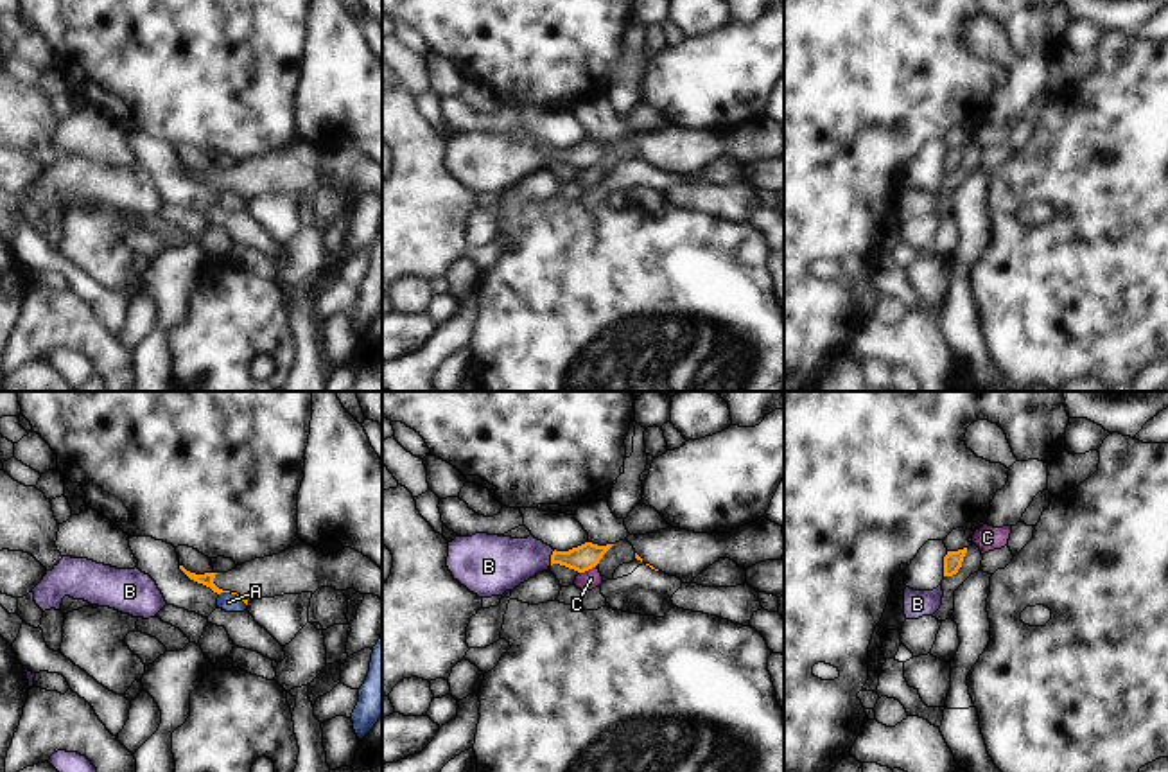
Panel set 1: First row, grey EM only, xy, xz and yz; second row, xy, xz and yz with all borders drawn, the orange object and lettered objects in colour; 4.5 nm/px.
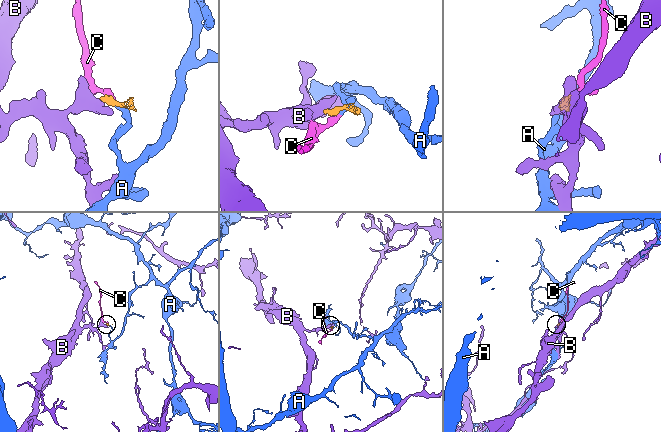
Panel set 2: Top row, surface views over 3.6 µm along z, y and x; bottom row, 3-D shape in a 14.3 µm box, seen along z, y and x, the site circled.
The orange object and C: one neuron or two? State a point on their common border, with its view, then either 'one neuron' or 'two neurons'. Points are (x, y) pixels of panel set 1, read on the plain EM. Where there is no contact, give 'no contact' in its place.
contact xz (587, 167); two neurons

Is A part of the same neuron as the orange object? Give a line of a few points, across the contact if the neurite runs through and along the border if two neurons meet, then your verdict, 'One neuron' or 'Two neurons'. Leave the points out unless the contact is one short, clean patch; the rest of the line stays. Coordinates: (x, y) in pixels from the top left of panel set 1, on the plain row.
Line: xy (219, 191), (234, 191), (246, 203). Two neurons.

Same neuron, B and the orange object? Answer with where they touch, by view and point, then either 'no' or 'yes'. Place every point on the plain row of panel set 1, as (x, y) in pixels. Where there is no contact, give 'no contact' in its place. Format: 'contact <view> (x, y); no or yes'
contact xz (551, 155); no

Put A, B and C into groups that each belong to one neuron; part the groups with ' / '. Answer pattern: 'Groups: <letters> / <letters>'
Groups: A C / B.

